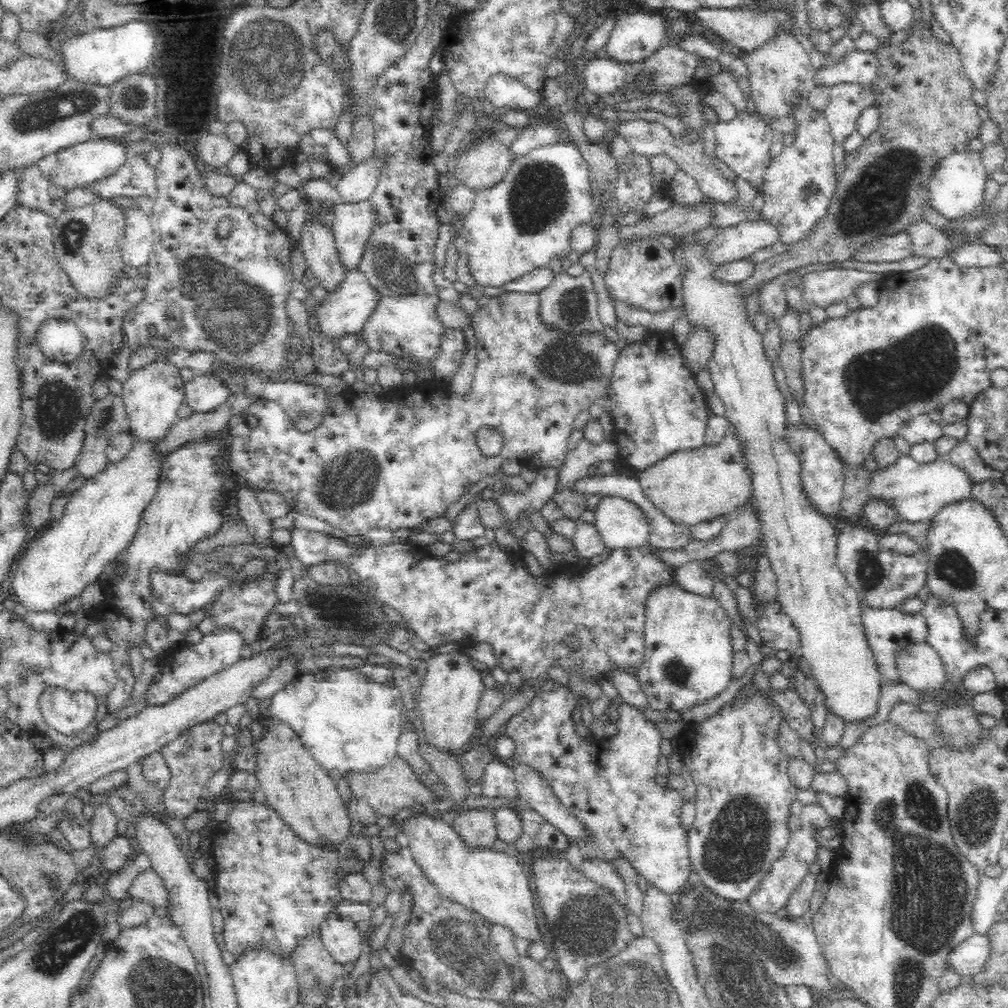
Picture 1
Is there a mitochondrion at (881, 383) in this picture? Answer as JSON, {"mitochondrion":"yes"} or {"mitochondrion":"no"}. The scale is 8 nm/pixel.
{"mitochondrion":"yes"}

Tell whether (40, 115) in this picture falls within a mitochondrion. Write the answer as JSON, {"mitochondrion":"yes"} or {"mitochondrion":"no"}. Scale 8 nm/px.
{"mitochondrion":"yes"}

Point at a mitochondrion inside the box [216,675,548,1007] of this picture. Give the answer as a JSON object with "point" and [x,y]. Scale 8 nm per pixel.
{"point":[456,943]}

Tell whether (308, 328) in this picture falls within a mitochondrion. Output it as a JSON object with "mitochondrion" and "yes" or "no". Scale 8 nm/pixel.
{"mitochondrion":"no"}

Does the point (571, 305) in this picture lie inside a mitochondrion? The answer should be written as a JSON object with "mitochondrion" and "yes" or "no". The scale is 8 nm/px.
{"mitochondrion":"yes"}

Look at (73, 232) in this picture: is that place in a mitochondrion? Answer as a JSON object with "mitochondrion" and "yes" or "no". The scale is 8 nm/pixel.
{"mitochondrion":"yes"}

